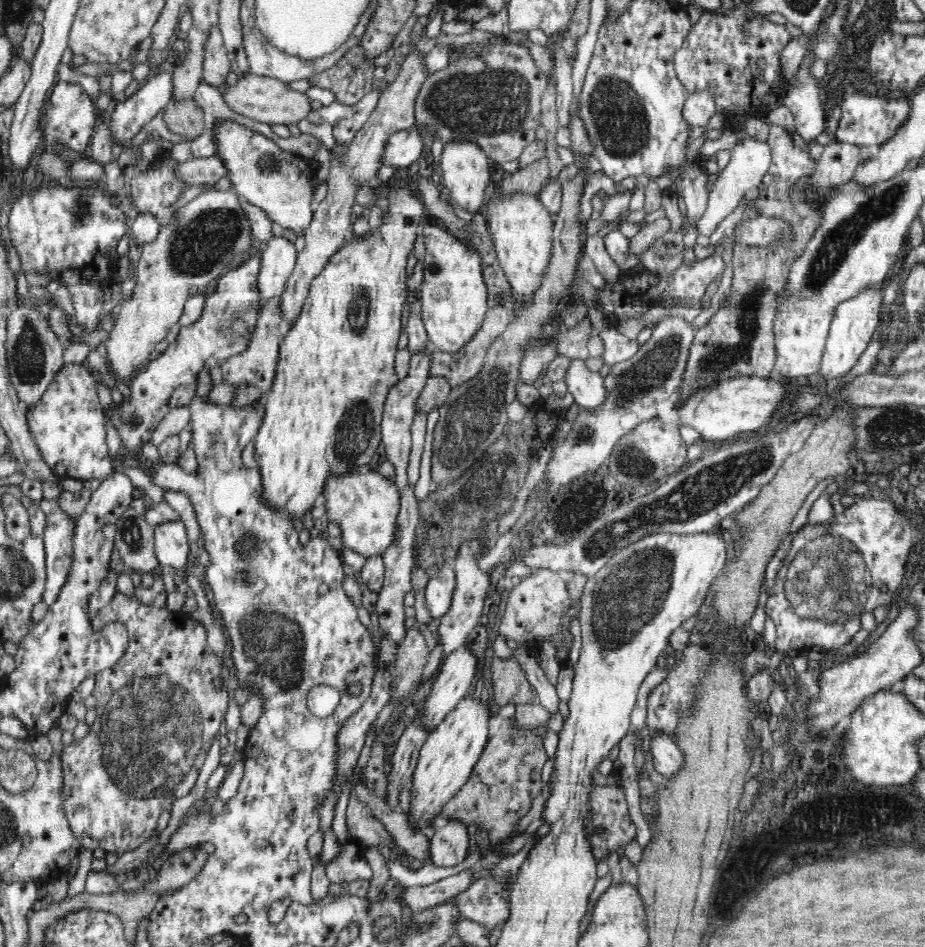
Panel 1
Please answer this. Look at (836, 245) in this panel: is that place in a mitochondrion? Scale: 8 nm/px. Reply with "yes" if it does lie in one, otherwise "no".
yes

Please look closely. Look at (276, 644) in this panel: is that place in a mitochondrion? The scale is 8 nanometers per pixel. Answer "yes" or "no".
yes

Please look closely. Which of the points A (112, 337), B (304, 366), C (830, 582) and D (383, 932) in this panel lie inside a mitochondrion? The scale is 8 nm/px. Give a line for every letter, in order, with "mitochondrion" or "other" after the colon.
A: other
B: other
C: mitochondrion
D: mitochondrion

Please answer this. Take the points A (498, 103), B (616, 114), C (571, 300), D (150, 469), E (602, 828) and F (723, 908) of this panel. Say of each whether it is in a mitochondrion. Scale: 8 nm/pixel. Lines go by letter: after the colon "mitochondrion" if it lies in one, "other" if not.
A: mitochondrion
B: mitochondrion
C: other
D: other
E: mitochondrion
F: other

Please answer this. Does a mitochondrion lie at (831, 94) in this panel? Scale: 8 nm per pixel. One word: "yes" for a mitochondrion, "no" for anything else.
no

